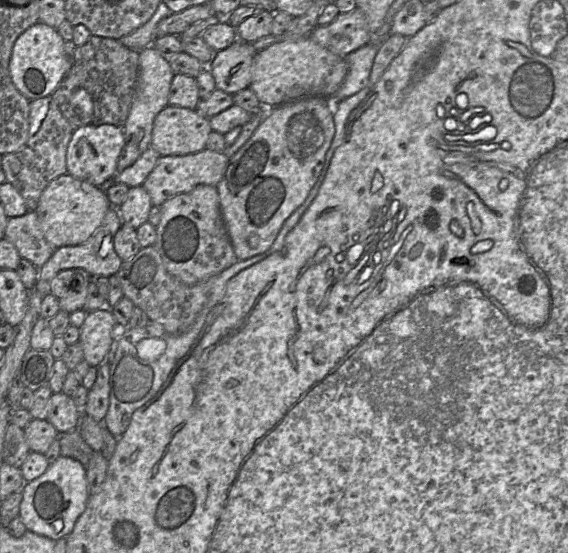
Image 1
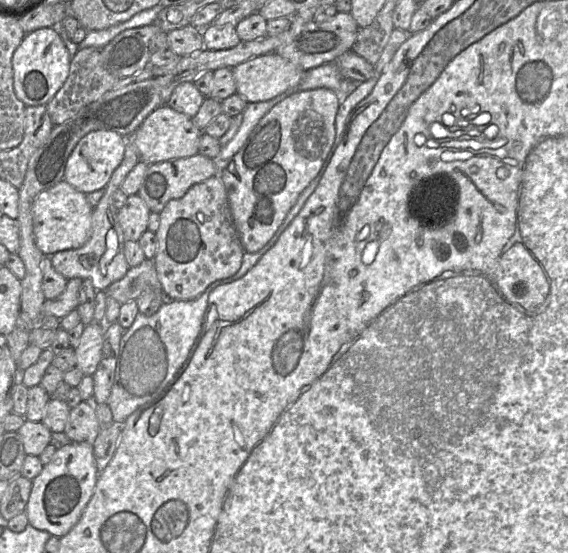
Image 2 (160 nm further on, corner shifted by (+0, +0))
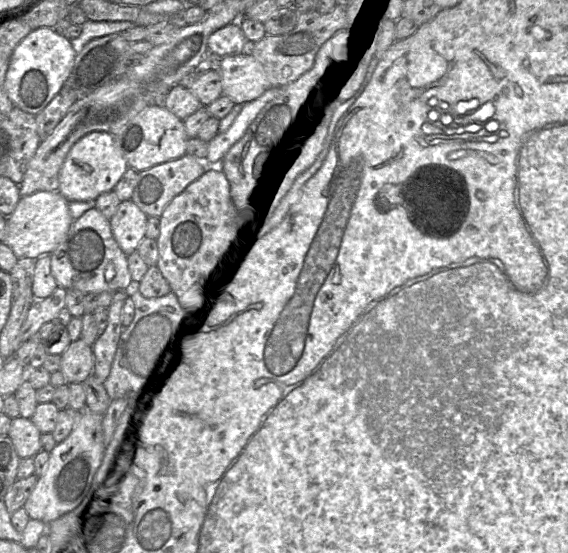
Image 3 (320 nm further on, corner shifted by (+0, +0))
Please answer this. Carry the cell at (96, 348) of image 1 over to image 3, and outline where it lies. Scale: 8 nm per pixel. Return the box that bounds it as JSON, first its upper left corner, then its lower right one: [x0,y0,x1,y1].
[59,339,94,384]

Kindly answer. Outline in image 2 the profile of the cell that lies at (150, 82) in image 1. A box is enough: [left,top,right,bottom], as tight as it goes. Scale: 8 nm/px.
[50,135,140,291]

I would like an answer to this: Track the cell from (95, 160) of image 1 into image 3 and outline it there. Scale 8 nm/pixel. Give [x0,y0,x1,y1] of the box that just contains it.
[58,132,128,201]

